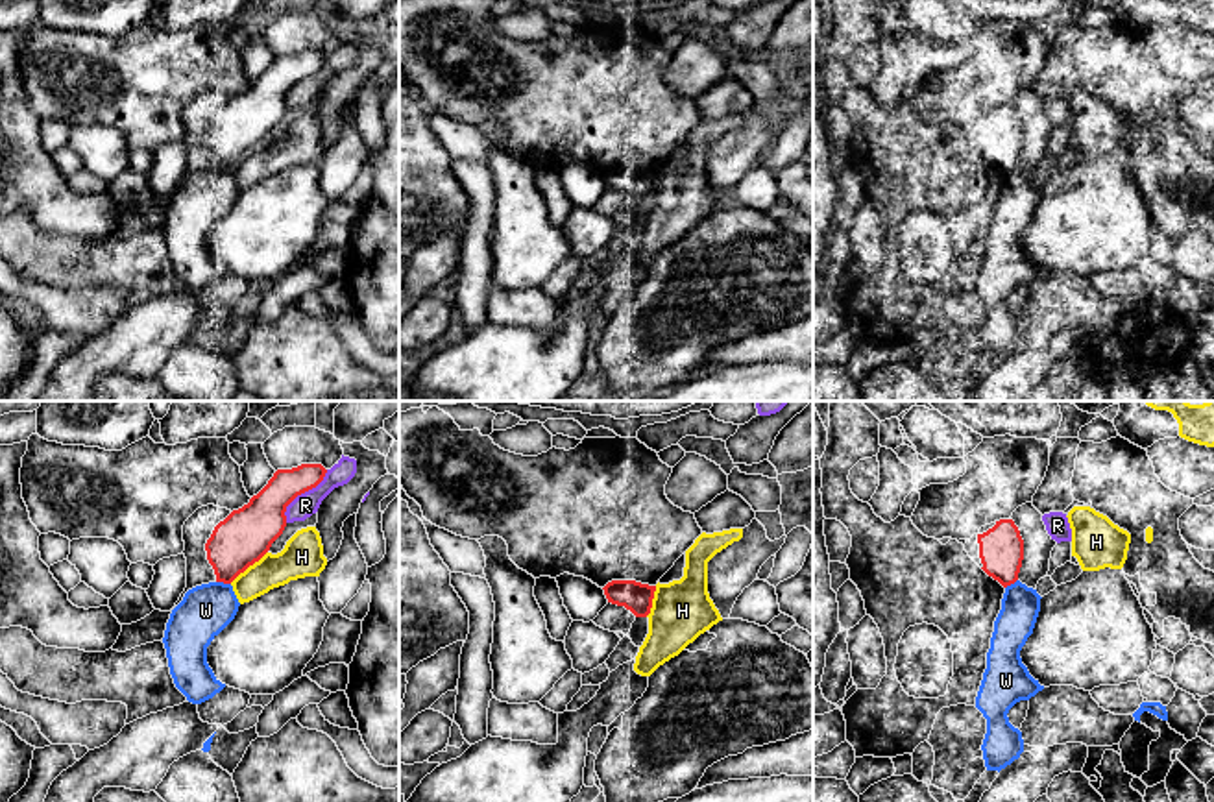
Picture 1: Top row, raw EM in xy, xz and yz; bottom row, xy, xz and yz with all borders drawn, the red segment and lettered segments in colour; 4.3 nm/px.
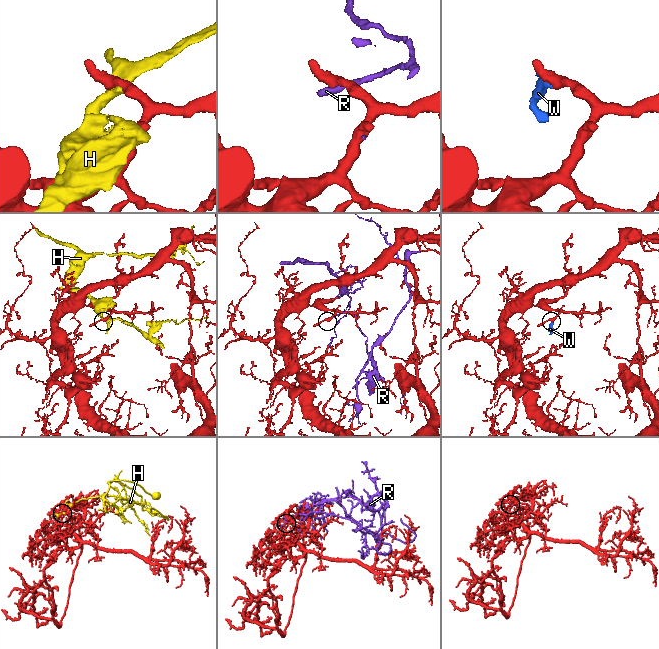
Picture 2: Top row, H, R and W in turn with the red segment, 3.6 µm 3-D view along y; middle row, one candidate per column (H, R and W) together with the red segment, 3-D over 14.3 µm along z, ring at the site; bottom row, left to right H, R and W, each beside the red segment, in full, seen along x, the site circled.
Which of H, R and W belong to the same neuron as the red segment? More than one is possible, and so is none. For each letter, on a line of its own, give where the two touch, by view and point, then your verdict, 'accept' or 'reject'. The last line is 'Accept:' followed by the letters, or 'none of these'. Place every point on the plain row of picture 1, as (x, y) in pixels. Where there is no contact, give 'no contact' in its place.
H: xy (248, 152) | reject
R: xy (302, 78) | reject
W: xy (224, 169) | reject
Accept: none of these

